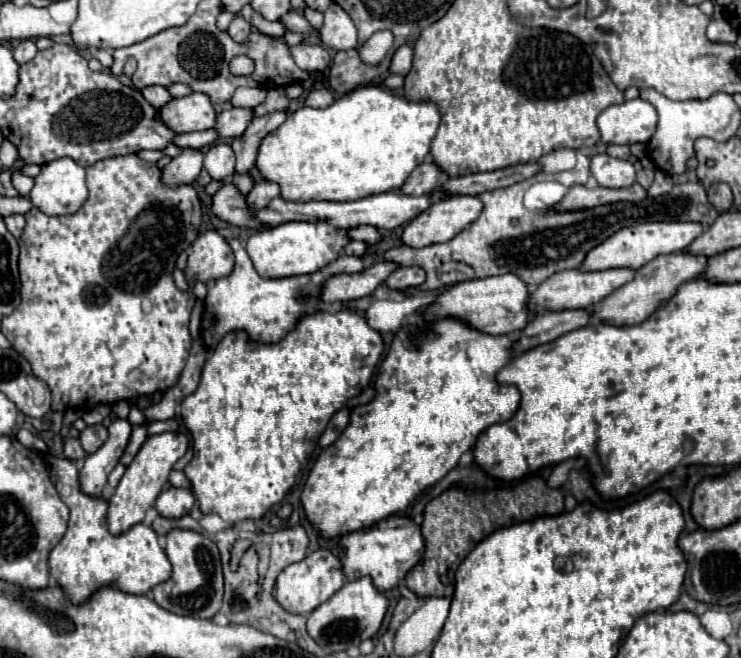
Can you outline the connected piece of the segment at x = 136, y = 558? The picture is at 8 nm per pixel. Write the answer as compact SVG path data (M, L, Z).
M48 457L48 467L58 495L70 507L67 531L60 539L60 543L52 549L48 565L50 565L50 575L66 591L72 603L86 601L102 585L118 587L124 593L144 595L156 583L162 583L170 577L172 573L170 561L164 549L160 547L158 535L154 533L152 527L138 523L120 535L112 535L106 527L108 501L102 497L92 497L82 493L76 465L70 459Z

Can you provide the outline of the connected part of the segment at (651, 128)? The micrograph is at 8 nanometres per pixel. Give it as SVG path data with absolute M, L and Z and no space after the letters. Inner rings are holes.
M632 99L620 105L610 105L598 117L602 143L646 143L656 131L658 113L652 103Z

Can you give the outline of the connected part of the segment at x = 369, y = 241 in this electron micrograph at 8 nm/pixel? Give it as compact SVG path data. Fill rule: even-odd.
M360 225L360 227L356 227L356 229L350 229L348 235L350 235L352 239L356 239L356 241L364 241L368 247L374 247L374 245L378 245L378 243L382 241L382 235L380 235L378 229L372 227L372 225Z

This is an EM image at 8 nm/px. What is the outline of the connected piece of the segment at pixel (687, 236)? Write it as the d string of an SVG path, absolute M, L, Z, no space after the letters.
M642 223L634 227L620 229L612 237L608 237L604 243L594 247L588 255L586 261L580 269L612 269L612 267L630 267L630 269L640 269L640 265L646 265L648 261L656 259L662 253L676 253L684 251L700 233L704 233L704 227L700 223Z

